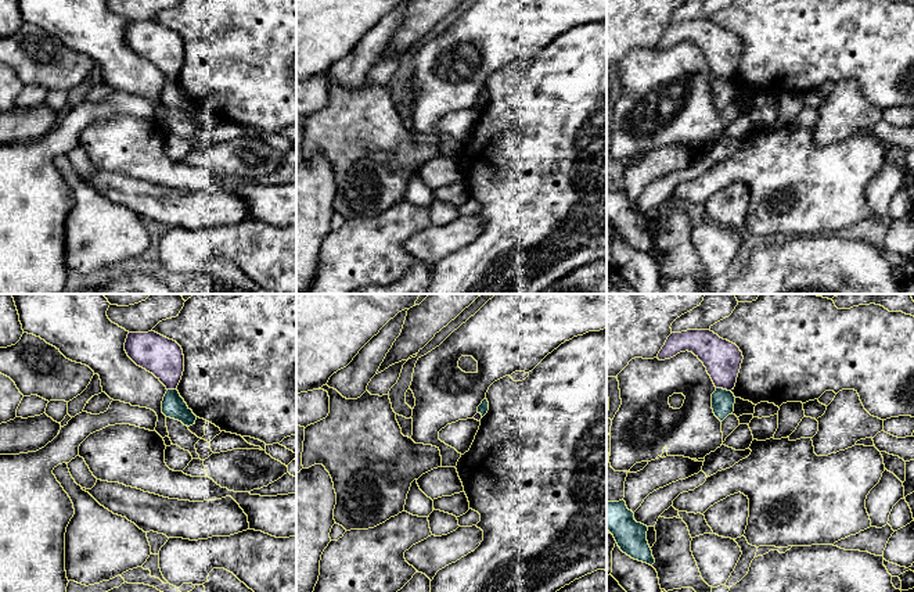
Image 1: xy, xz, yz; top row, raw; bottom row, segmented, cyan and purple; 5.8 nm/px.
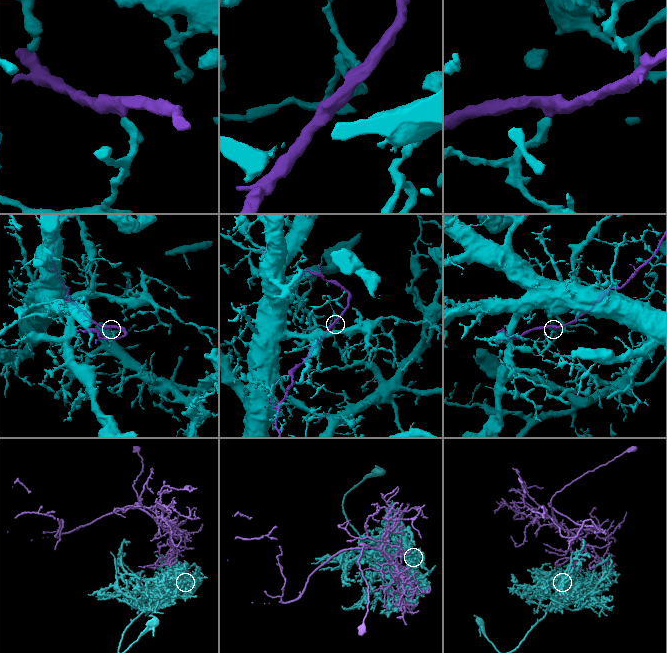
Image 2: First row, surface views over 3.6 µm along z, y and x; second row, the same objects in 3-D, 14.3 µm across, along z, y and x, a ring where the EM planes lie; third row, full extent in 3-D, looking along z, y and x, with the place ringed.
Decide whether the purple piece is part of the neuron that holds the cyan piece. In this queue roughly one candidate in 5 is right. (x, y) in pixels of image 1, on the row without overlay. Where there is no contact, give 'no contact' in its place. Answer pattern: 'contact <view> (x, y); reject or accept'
contact yz (722, 78); reject

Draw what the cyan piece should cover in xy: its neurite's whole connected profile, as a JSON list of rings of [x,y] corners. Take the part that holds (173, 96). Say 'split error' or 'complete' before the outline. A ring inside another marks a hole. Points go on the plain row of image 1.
complete | [[[168,79],[162,90],[162,103],[166,107],[181,111],[190,116],[195,114],[197,105],[187,96],[177,79]]]

